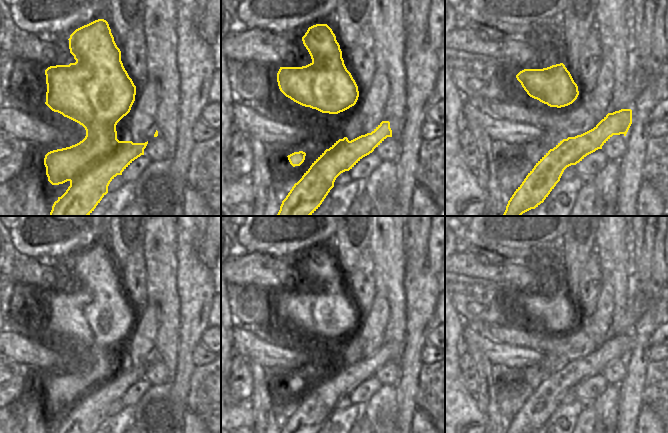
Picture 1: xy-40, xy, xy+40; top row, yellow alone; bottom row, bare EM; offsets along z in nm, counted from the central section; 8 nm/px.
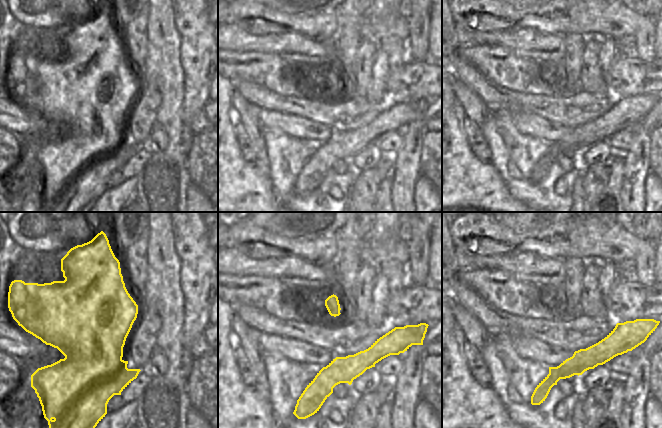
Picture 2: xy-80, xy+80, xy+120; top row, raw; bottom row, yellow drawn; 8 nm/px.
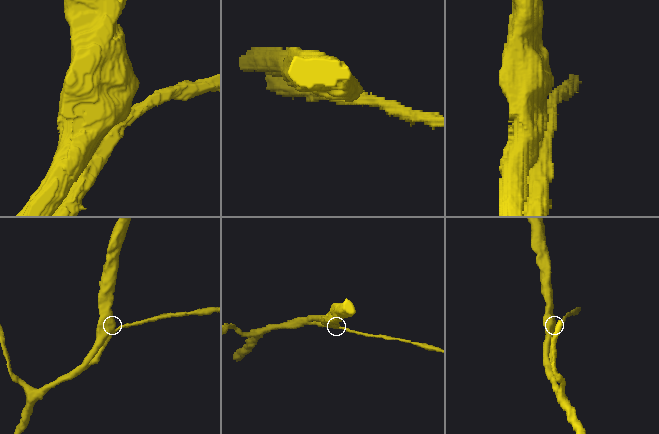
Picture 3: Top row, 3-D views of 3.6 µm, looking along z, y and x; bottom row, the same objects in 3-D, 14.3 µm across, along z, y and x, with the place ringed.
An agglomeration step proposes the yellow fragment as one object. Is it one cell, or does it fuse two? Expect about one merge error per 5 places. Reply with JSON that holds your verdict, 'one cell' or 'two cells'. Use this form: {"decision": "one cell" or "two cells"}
{"decision": "one cell"}

